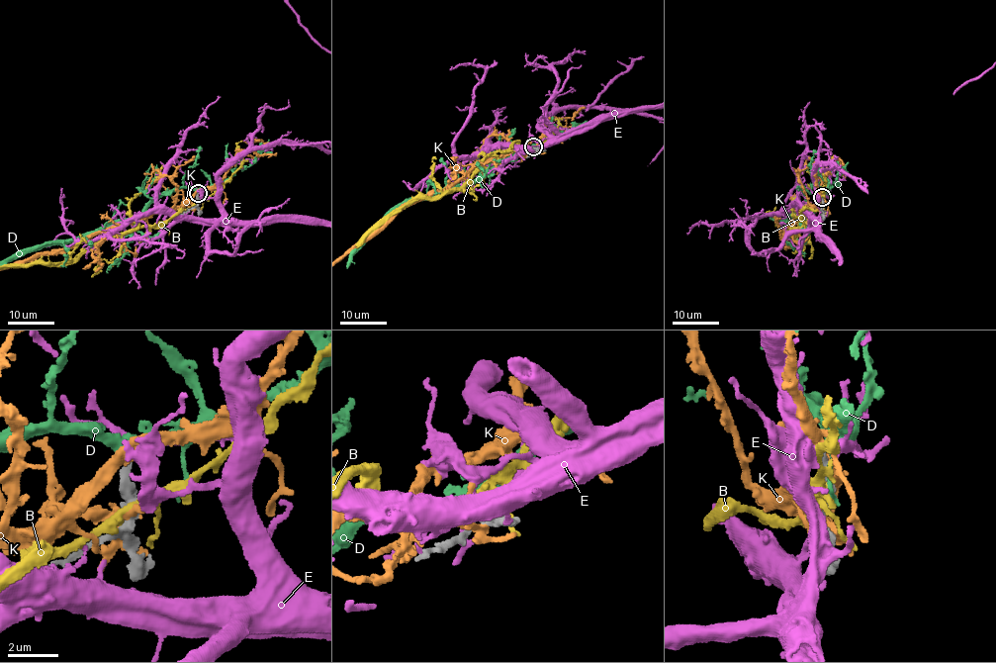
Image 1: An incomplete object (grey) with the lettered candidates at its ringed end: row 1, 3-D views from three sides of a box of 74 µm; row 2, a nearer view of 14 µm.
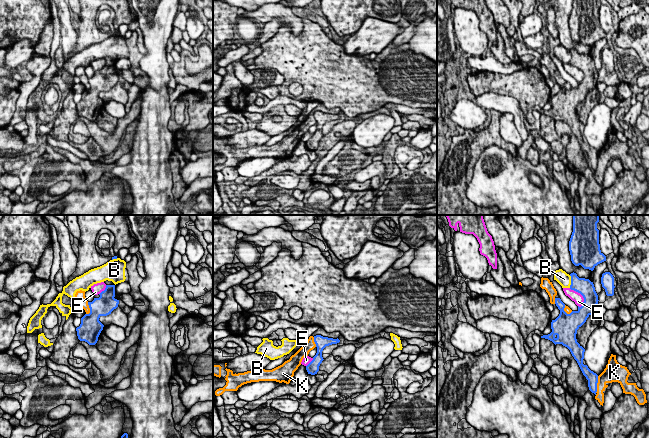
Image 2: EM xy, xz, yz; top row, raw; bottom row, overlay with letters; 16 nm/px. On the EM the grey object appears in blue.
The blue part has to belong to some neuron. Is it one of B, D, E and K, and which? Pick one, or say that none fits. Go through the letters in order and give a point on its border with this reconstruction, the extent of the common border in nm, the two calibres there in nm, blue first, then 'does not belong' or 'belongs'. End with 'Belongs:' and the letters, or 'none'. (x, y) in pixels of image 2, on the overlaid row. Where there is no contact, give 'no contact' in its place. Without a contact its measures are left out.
B: contact yz (571, 281); length 200 nm; calibres 280 and 220 nm; does not belong
D: no contact; belongs
E: contact yz (581, 294); length 360 nm; calibres 280 and 160 nm; does not belong
K: contact yz (596, 384); length 280 nm; calibres 170 and 220 nm; does not belong
Belongs: D

